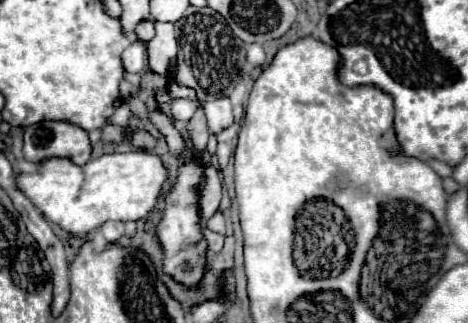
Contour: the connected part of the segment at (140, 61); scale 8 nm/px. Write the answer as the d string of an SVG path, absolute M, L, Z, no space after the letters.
M141 41L131 43L123 51L123 67L129 73L143 73L143 67L145 67L145 45Z

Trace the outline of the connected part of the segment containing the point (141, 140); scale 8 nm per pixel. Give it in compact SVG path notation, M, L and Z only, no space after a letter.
M143 129L141 131L133 131L129 135L129 141L131 141L133 147L137 147L141 151L151 151L157 145L157 139L149 131L143 131Z

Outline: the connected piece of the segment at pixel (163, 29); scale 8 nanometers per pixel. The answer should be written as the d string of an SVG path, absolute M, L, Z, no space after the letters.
M155 21L156 36L147 43L148 65L161 75L167 73L169 57L177 56L177 39L173 35L173 23Z

